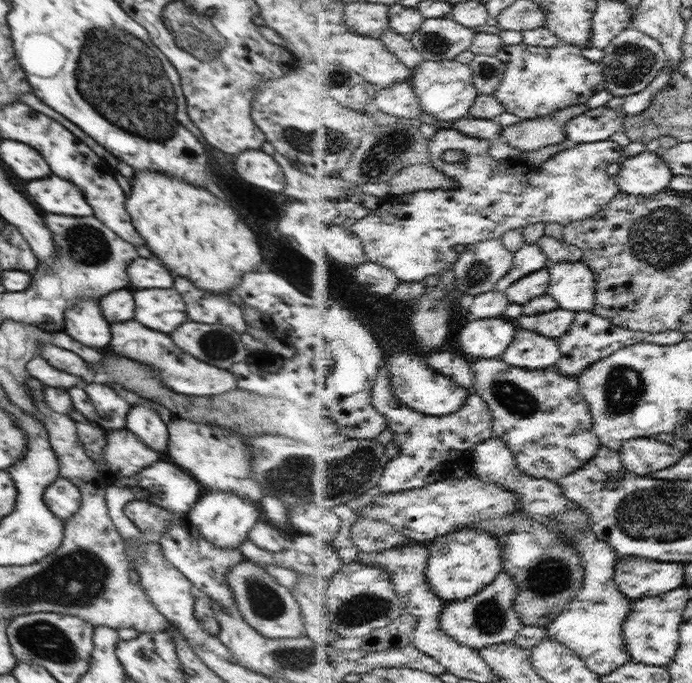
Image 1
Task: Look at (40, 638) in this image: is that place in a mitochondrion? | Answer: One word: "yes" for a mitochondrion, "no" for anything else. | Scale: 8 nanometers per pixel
yes

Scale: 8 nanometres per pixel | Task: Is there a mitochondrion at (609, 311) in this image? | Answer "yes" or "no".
no

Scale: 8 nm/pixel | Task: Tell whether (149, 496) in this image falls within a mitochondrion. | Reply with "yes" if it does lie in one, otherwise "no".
no

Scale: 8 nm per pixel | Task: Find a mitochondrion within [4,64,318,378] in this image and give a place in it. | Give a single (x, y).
(84, 244)

